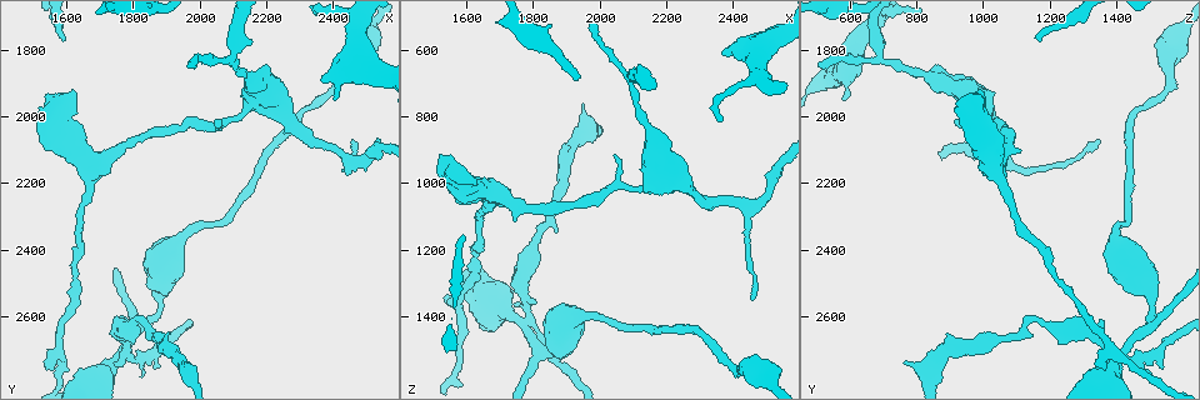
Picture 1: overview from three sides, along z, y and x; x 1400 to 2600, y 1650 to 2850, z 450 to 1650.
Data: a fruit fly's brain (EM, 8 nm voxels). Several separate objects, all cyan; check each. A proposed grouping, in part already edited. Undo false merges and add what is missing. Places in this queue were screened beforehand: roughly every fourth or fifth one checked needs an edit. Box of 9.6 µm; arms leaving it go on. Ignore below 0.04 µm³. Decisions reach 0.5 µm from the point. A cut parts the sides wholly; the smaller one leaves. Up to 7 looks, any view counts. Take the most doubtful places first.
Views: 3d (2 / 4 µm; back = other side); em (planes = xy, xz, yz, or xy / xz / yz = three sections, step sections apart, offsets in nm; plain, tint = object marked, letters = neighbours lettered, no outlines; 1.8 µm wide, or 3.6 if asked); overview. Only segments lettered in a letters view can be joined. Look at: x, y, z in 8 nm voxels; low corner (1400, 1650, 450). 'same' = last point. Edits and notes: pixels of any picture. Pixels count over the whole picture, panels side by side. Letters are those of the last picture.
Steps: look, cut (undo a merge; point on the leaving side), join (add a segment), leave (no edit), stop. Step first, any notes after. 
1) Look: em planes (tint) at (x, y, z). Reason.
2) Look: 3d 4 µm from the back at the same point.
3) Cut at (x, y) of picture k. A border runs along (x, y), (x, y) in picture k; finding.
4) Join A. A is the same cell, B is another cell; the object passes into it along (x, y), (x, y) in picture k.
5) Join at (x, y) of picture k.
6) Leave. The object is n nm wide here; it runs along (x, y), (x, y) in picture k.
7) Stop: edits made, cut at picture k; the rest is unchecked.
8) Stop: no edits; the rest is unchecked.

Look: em 3.6 µm planes (letters) at (1940, 2740, 760). Branch stops here.

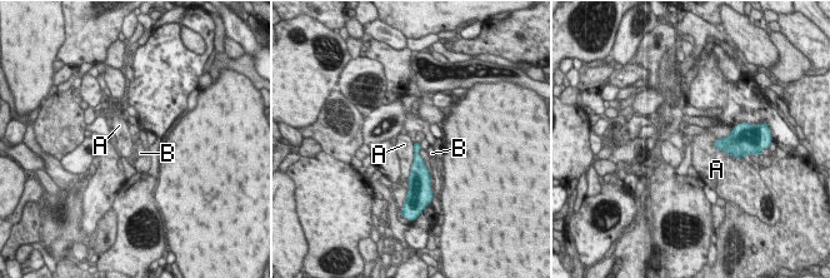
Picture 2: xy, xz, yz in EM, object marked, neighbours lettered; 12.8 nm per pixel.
Leave. A and B are other cells; a border runs along (414, 142), (414, 160), (406, 178) in picture 2; no lettered segment goes on from it.

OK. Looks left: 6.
Look: em planes (plain) at (1760, 2720, 1420). Branch point.

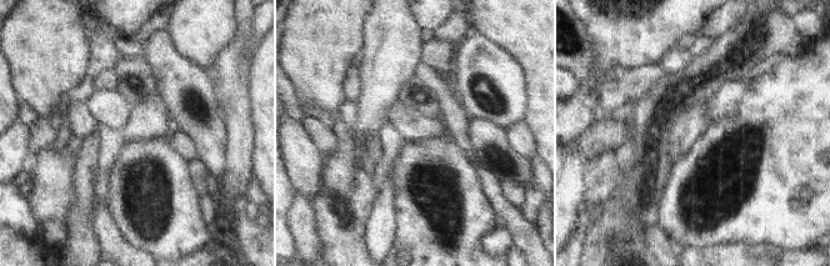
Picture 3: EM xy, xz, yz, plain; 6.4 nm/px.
Look: em planes (letters) at the same point. See the neighbours.

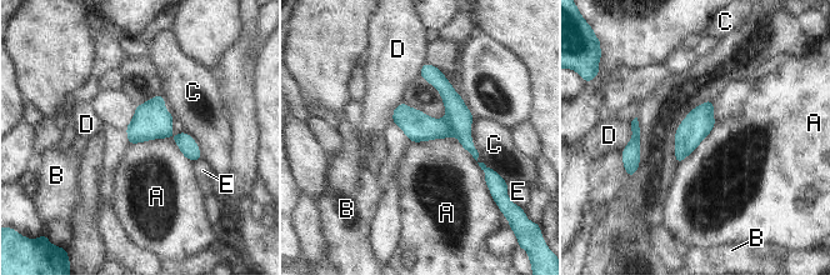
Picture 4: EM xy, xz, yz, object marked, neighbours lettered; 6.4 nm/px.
Cut at (458, 116) of picture 4. A, B, C, D and E are other cells; a second neuron is stuck on.

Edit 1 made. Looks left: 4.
Look: 3d 4 µm at (2080, 2010, 1000). A narrow waist.

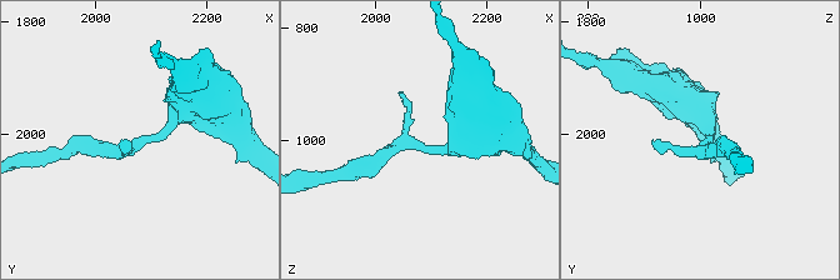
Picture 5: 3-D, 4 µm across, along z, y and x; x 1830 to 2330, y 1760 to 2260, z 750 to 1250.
Look: em xz step 4 (letters) at (2075, 2010, 1010). Need the tissue.

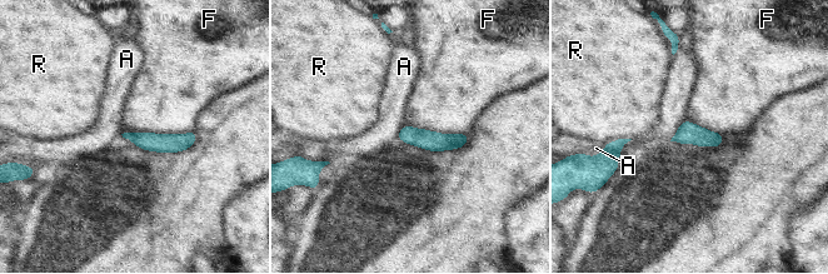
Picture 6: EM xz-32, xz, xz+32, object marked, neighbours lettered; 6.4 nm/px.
Leave. A, F and R are other cells; continuous, no second neuron.

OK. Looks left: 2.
Stop: edits made, cut at picture 4; the rest is unchecked.

